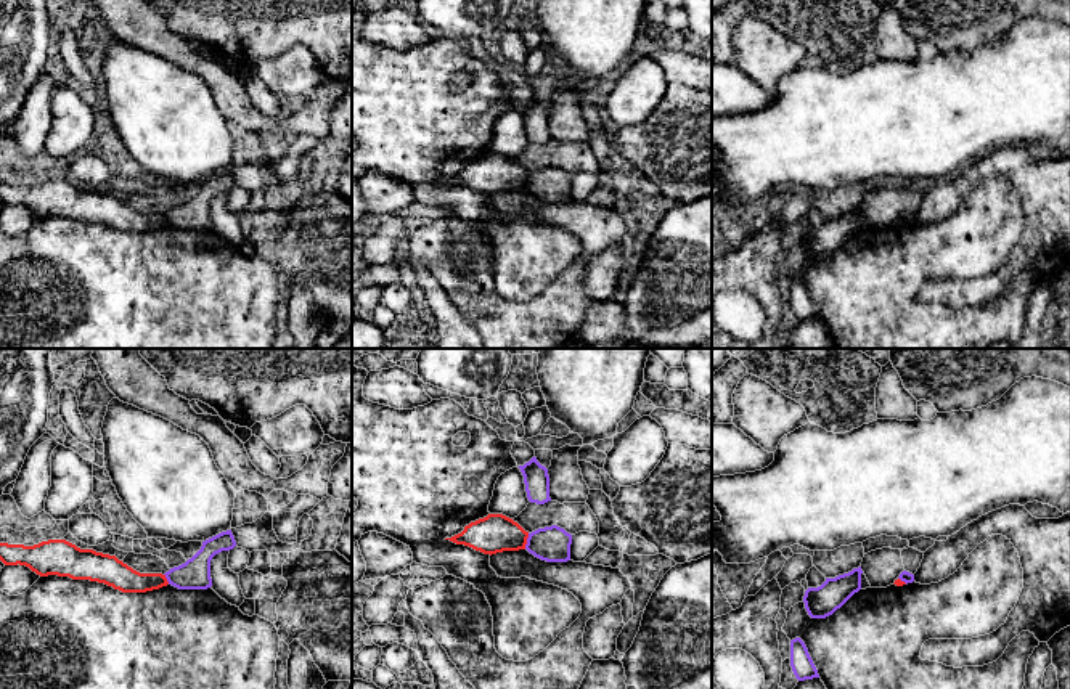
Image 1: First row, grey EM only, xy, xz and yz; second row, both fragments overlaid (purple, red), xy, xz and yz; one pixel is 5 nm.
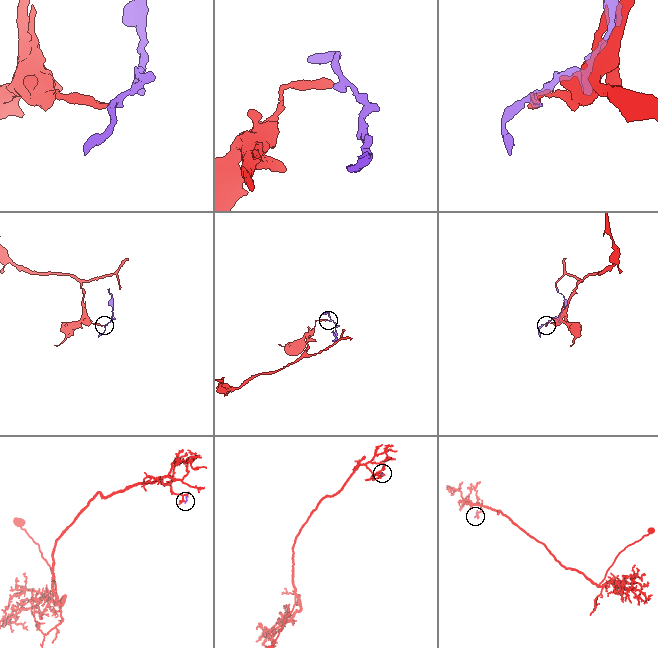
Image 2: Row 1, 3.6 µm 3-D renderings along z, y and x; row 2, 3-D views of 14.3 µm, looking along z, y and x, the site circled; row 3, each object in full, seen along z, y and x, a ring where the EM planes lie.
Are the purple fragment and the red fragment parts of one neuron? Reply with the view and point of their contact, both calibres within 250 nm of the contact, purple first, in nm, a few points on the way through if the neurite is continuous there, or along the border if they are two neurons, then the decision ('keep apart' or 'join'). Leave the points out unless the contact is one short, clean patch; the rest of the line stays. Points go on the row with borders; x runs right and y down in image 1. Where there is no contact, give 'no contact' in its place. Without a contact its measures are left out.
contact xz (527, 542); calibres 180 and 190 nm; border xz (529, 534), (524, 548); keep apart

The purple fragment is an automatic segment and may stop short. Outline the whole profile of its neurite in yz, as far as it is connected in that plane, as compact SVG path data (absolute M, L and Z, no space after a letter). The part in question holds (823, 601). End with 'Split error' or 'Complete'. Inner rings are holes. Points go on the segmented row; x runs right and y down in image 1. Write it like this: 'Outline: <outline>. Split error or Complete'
Outline: M861 567L835 578L826 578L818 588L808 588L803 596L805 609L811 618L826 618L840 609L861 589Z. Complete

